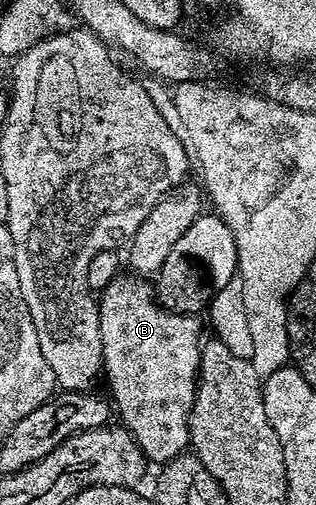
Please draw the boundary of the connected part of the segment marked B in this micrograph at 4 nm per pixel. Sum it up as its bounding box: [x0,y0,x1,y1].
[96,274,204,466]

